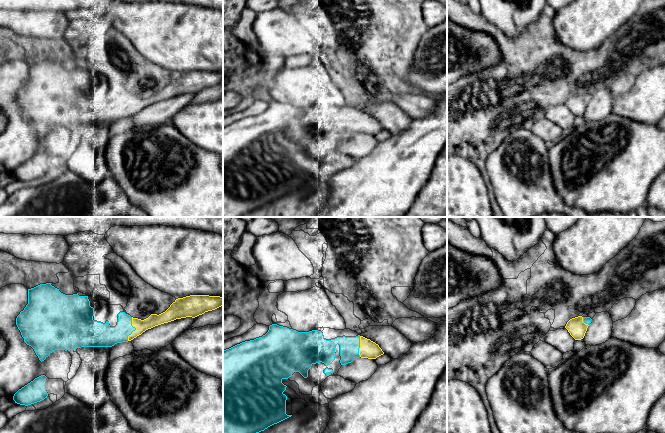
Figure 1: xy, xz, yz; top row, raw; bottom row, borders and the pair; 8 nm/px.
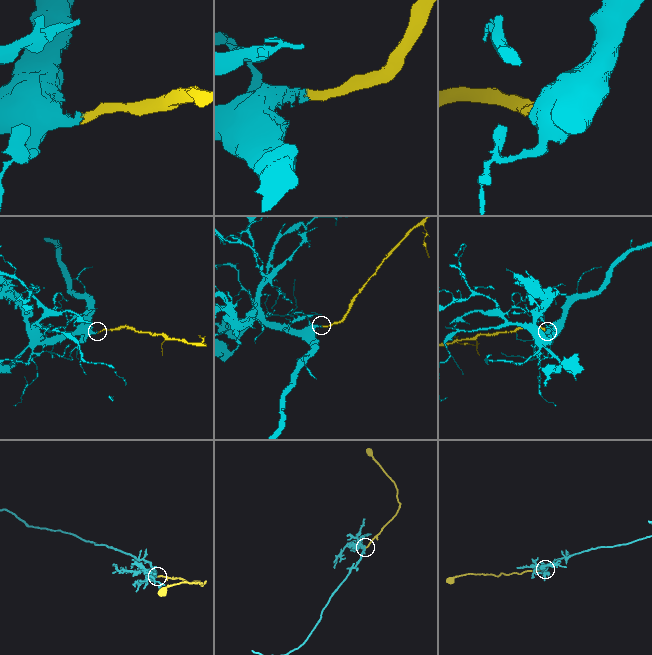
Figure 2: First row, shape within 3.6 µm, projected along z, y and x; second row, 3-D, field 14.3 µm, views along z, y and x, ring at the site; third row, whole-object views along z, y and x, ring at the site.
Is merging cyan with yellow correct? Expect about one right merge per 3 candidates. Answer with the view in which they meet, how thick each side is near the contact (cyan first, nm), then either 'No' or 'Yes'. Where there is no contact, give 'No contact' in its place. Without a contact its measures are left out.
Touches cyan in xy. Thickness 180 nm (cyan) against 100 nm. Yes

